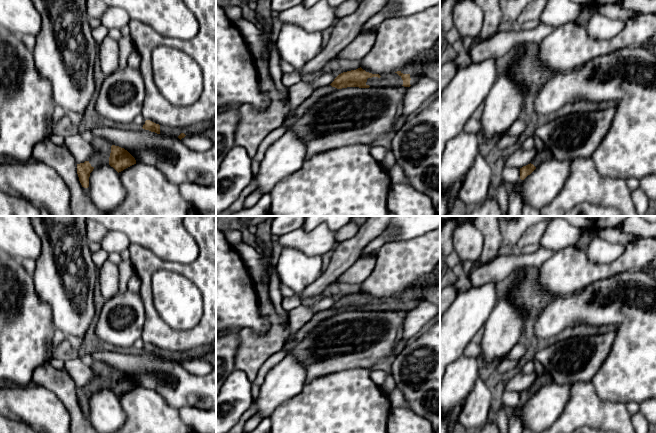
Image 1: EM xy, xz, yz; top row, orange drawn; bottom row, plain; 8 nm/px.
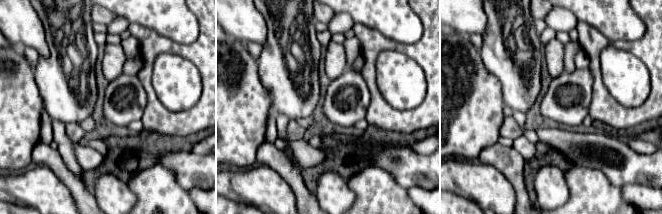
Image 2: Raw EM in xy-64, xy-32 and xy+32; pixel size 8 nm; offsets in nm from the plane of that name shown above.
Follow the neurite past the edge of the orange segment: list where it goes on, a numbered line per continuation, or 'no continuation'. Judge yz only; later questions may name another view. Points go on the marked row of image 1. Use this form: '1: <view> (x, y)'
1: yz (543, 154)

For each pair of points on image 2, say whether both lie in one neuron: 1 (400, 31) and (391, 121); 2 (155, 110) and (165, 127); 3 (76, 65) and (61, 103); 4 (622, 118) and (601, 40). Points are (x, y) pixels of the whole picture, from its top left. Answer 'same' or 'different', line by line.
1: different
2: same
3: same
4: same

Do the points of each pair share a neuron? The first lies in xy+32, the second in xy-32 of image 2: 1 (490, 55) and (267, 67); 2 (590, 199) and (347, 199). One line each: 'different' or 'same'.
1: same
2: different

